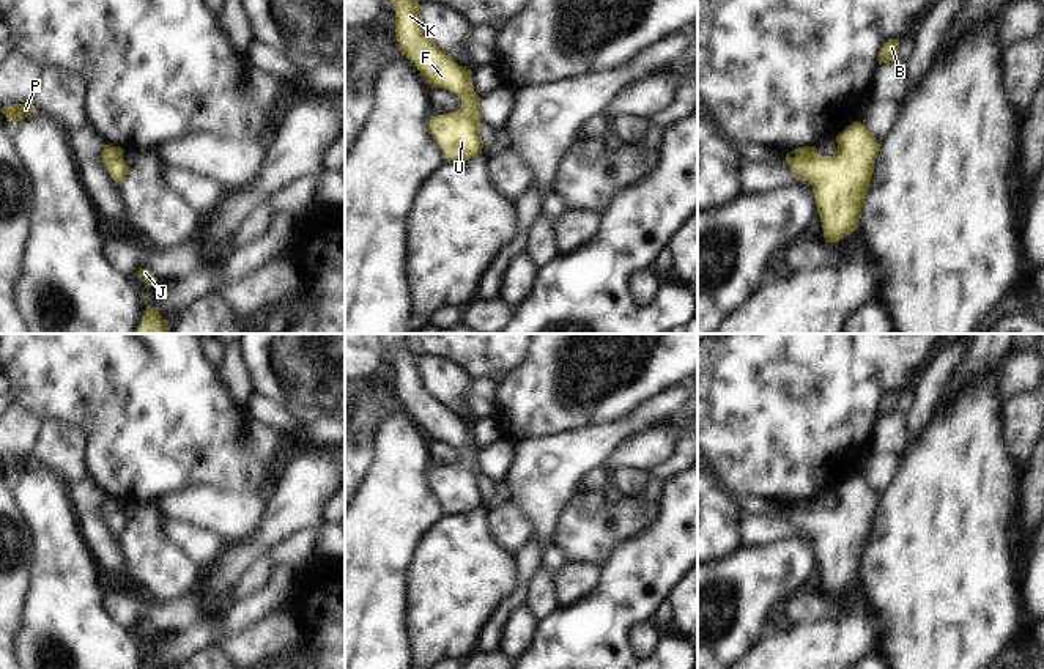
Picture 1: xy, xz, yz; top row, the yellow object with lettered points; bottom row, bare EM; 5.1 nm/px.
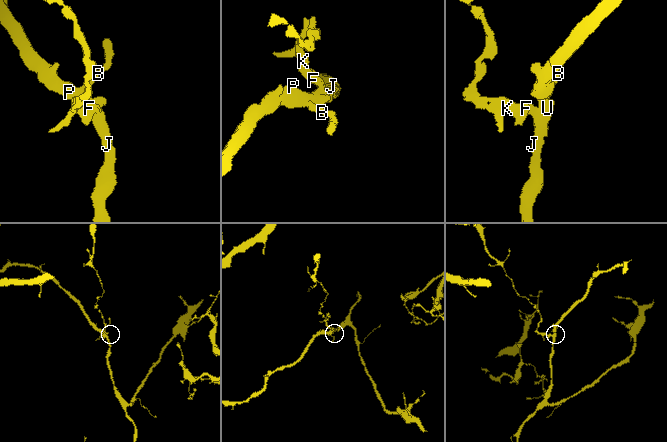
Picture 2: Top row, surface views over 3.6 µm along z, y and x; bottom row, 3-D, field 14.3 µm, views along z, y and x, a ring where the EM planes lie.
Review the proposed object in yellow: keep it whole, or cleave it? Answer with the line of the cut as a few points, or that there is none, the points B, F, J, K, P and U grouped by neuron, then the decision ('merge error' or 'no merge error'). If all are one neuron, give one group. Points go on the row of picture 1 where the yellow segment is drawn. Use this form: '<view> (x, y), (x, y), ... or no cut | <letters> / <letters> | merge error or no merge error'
yz (816, 153), (789, 164) | B J P U / F K | merge error

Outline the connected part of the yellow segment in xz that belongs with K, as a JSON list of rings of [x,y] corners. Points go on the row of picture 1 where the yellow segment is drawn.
[[[391,0],[395,8],[395,38],[398,49],[427,79],[431,88],[444,88],[465,98],[471,83],[471,69],[455,63],[454,57],[427,35],[417,0]]]

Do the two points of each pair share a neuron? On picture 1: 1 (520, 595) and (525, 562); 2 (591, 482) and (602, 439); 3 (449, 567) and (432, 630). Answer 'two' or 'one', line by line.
1: one
2: two
3: one

